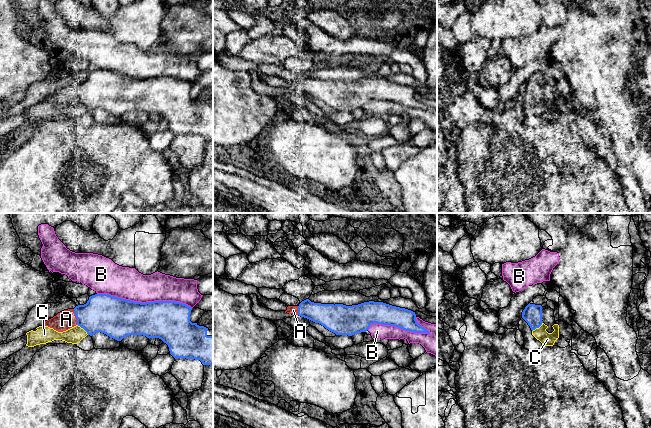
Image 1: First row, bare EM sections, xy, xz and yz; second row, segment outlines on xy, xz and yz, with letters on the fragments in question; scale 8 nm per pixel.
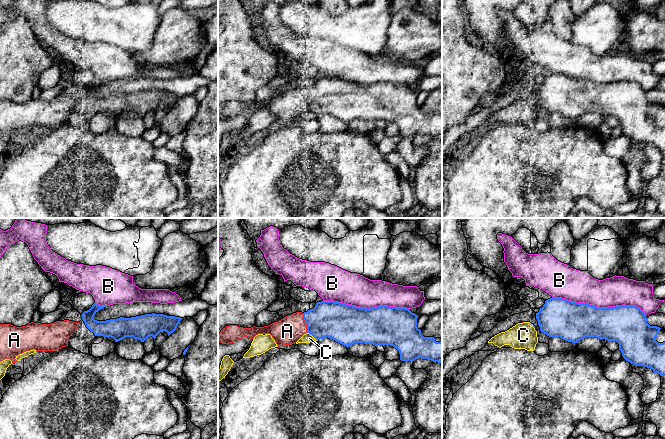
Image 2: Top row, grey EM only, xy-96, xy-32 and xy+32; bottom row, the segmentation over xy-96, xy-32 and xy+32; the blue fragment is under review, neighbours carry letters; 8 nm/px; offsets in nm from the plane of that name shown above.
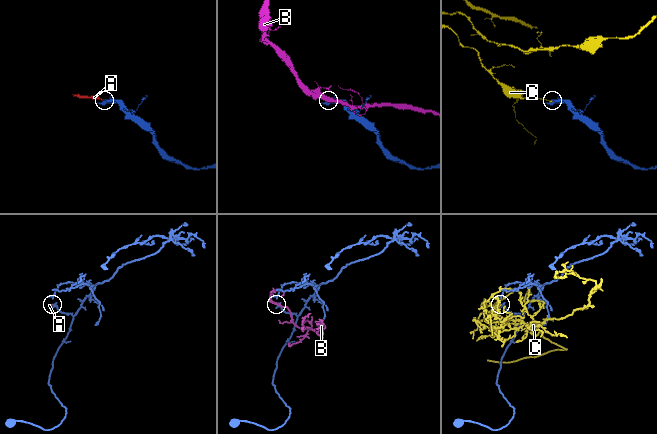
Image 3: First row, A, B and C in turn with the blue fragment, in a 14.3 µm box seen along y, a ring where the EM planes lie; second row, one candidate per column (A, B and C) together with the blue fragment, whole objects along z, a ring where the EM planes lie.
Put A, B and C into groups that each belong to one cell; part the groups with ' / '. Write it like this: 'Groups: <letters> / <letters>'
Groups: A / B / C

